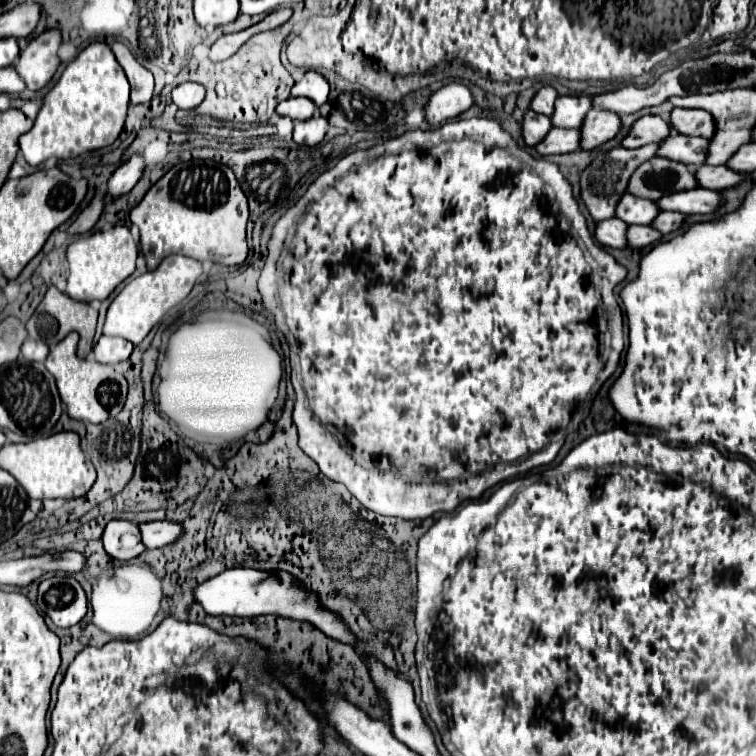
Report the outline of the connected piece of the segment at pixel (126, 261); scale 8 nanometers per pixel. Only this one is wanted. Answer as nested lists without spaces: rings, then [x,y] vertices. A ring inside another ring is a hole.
[[[113,226],[107,232],[93,232],[89,236],[77,238],[67,248],[69,260],[69,278],[67,278],[67,294],[81,302],[105,300],[117,284],[121,284],[135,270],[137,260],[137,244],[131,238],[127,226]]]

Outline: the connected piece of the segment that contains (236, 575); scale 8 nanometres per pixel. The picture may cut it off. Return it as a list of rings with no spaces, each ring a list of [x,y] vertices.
[[[231,568],[231,570],[225,570],[221,574],[205,580],[203,584],[195,586],[193,598],[211,616],[223,616],[223,614],[227,614],[227,616],[257,616],[257,614],[277,612],[279,616],[293,616],[293,620],[311,620],[311,624],[317,626],[327,636],[333,636],[335,640],[341,640],[341,642],[353,646],[353,636],[349,636],[345,632],[345,628],[341,628],[341,624],[337,624],[337,616],[329,616],[329,612],[325,612],[325,608],[319,606],[317,596],[307,592],[301,584],[295,584],[289,574],[281,576],[281,574],[269,574],[269,572],[261,572],[261,570],[253,570],[253,568]]]

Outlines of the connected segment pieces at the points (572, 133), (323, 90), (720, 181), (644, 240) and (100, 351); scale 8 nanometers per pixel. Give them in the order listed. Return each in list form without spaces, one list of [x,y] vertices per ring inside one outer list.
[[[553,128],[549,136],[535,148],[541,156],[549,154],[569,154],[581,148],[581,130],[565,130]]]
[[[309,70],[303,76],[303,80],[295,82],[295,86],[291,88],[291,96],[305,96],[305,98],[313,100],[315,106],[321,106],[321,104],[327,102],[329,84],[327,84],[327,80],[319,72]]]
[[[701,166],[697,170],[697,180],[701,180],[701,188],[709,190],[727,190],[739,186],[747,176],[741,172],[731,170],[729,166]]]
[[[631,226],[629,228],[629,246],[631,248],[645,248],[659,242],[663,234],[653,226]]]
[[[101,336],[95,346],[95,358],[101,364],[119,364],[131,356],[133,344],[125,338]]]

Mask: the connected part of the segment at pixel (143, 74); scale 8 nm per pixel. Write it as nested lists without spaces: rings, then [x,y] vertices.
[[[115,42],[113,46],[113,54],[117,58],[117,62],[121,64],[121,68],[127,74],[127,80],[131,84],[131,104],[141,104],[141,102],[149,102],[153,96],[153,74],[143,68],[129,52],[129,48],[121,42]]]

